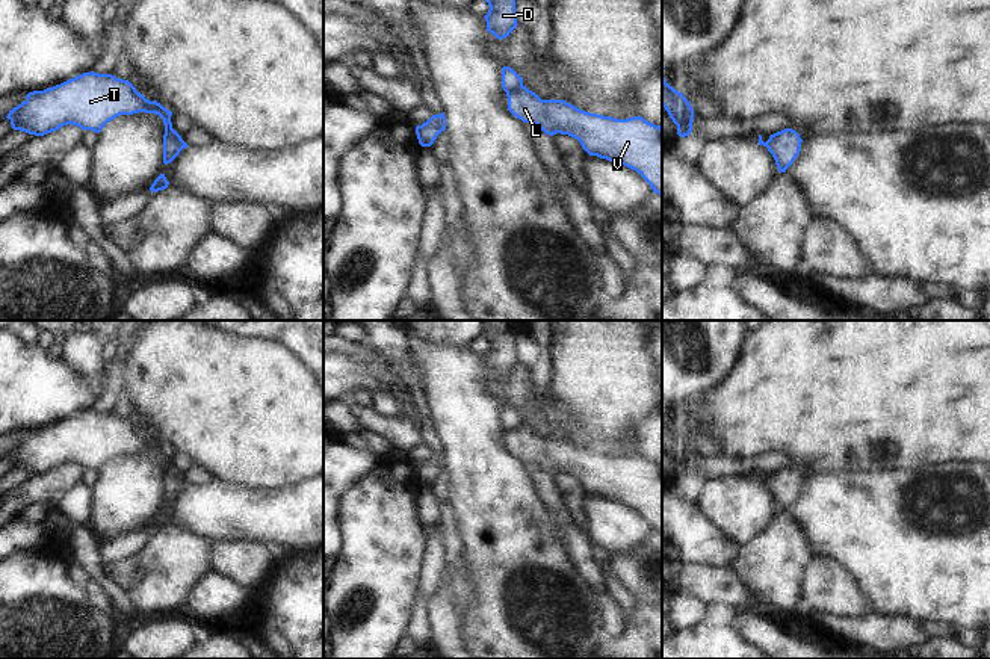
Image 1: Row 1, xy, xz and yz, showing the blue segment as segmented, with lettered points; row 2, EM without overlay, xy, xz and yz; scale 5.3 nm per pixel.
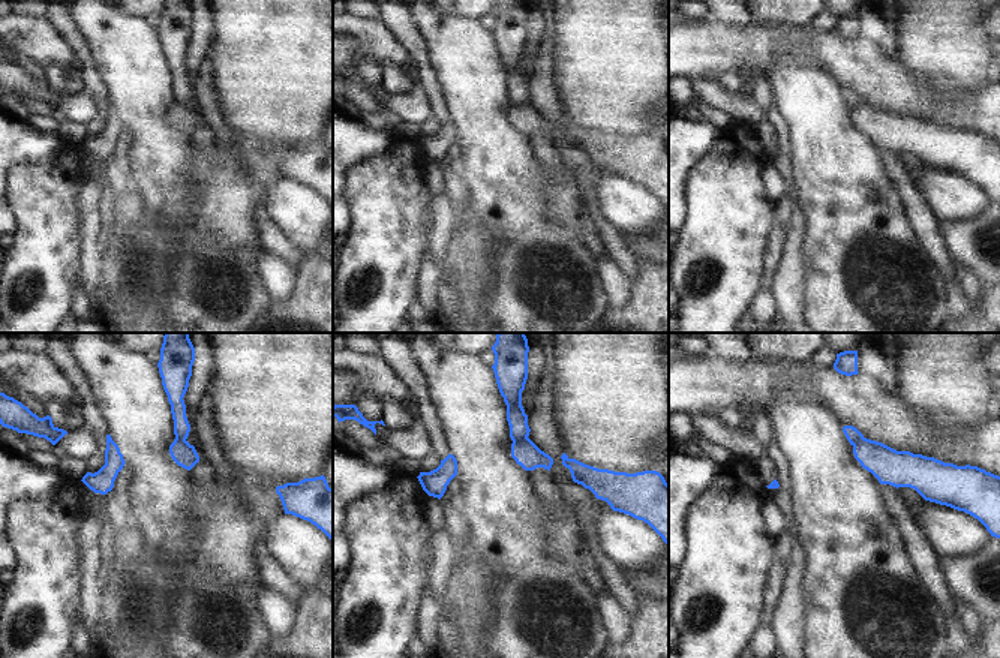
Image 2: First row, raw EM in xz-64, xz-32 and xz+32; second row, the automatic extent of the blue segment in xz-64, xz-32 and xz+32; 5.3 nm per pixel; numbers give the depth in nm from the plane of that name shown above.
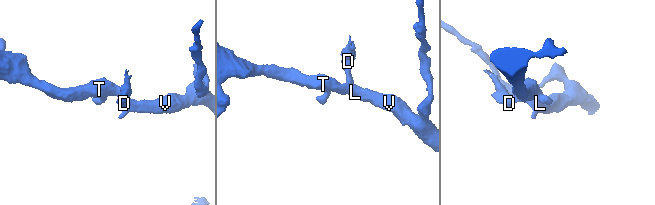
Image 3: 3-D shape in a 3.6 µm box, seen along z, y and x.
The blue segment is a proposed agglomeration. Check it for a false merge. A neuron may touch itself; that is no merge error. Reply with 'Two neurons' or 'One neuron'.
Two neurons

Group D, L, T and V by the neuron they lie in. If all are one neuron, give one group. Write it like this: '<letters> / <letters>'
D / L T V

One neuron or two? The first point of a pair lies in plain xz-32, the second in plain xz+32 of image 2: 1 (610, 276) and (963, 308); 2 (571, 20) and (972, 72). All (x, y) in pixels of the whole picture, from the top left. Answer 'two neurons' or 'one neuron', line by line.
1: one neuron
2: one neuron

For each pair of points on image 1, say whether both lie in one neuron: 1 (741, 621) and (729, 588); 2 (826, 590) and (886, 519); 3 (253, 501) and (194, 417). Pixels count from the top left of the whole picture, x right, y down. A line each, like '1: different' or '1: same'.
1: different
2: different
3: different

